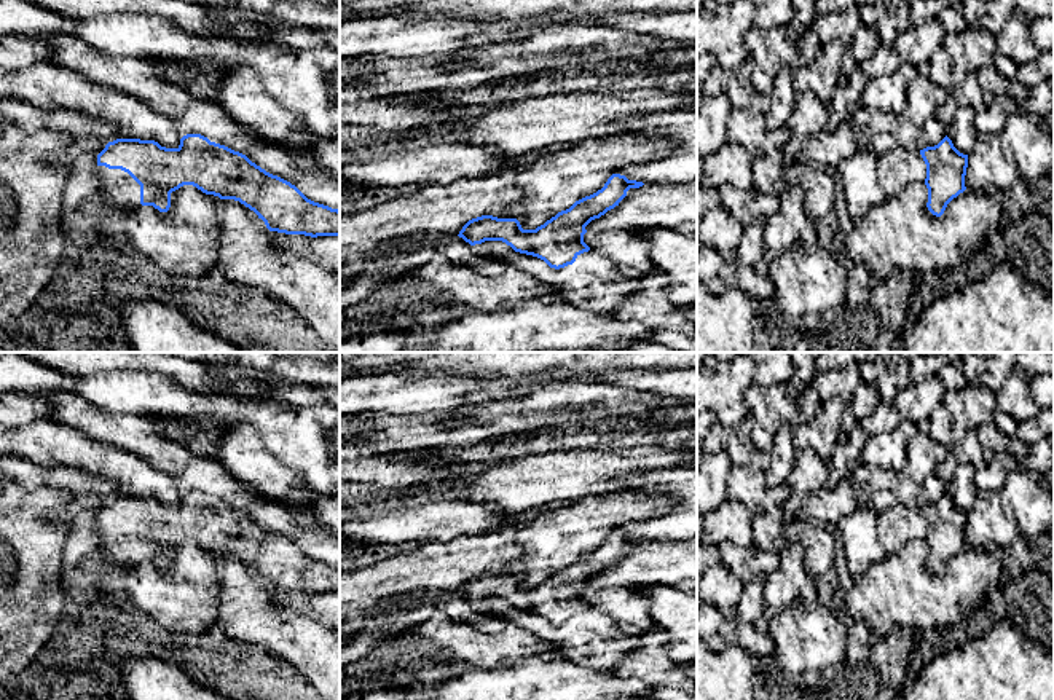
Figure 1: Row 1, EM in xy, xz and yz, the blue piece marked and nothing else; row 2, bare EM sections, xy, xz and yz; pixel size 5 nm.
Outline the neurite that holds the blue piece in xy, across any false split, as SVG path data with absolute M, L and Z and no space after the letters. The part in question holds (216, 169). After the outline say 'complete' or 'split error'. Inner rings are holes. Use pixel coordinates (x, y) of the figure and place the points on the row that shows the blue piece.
M187 134L177 148L155 140L116 139L97 155L99 193L113 204L136 209L153 206L159 212L171 207L171 193L193 185L206 195L234 199L254 210L269 231L285 234L340 236L340 210L308 199L295 185L273 175L246 155L210 142L201 134Z; split error

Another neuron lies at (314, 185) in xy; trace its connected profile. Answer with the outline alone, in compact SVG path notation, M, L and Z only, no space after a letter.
M262 147L244 155L266 172L295 185L308 199L340 210L340 182L311 169L301 158L277 147Z

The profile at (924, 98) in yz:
M925 70L909 83L906 105L901 118L906 126L918 131L930 118L934 118L938 108L946 102L949 92L931 81Z

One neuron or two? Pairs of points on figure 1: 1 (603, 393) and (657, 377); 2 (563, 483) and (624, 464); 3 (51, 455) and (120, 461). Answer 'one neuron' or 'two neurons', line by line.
1: two neurons
2: one neuron
3: one neuron

